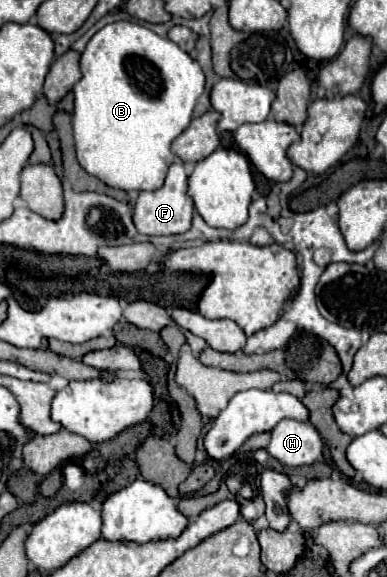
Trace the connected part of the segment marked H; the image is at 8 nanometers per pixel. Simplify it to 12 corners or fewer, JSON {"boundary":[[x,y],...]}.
{"boundary":[[281,420],[267,452],[285,466],[321,460],[311,422]]}

